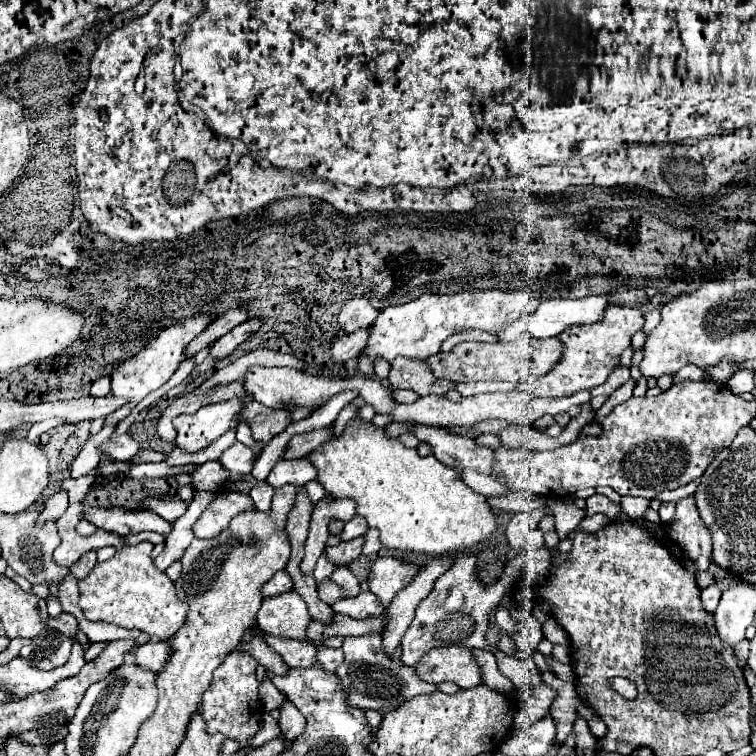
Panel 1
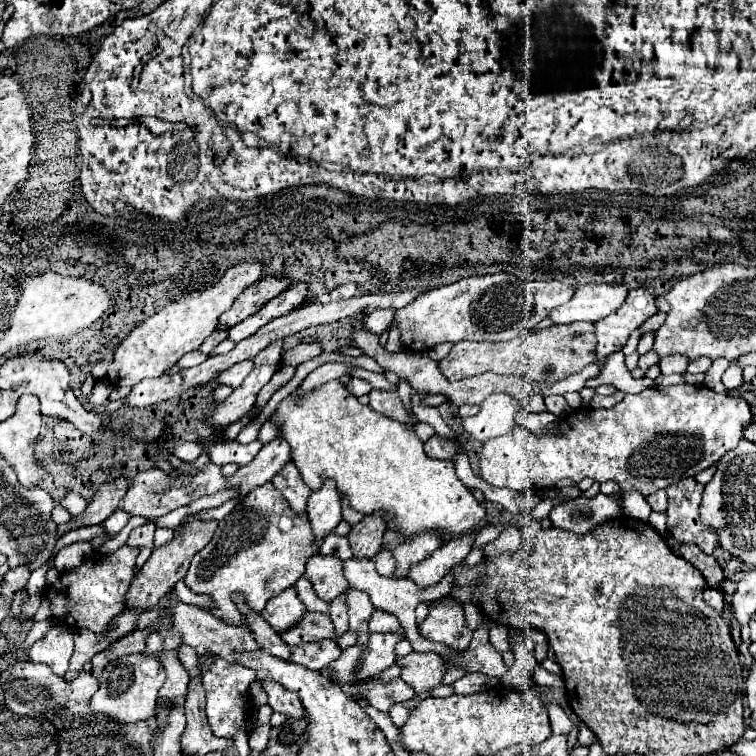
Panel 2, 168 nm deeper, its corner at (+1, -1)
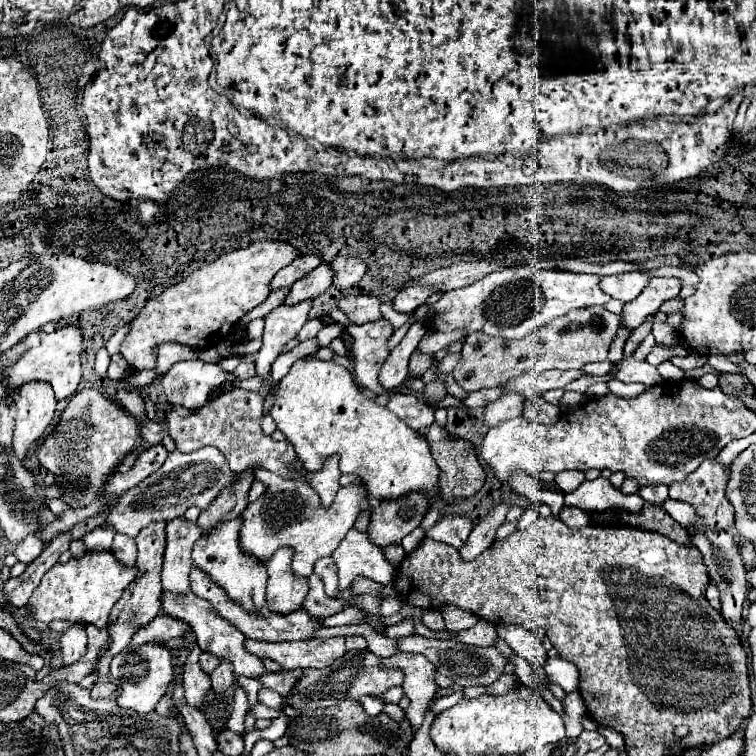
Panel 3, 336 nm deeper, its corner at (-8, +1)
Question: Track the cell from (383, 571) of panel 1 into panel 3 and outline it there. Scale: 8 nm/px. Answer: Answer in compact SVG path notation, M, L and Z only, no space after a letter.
M447 514L433 528L429 528L425 532L425 536L431 538L431 540L445 542L445 544L449 544L453 548L461 548L465 544L465 540L467 540L471 528L473 528L473 524L471 524L469 518L457 516L457 514L453 514L453 516Z

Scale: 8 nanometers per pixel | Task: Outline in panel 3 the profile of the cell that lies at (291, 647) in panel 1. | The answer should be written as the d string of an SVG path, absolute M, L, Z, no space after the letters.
M235 518L213 528L209 536L199 538L197 544L193 546L193 564L203 572L207 572L207 576L211 576L215 584L221 584L221 588L227 592L227 596L231 596L231 600L235 600L235 604L243 604L247 612L255 614L265 604L267 568L265 564L253 560L251 556L245 556L239 550L239 526L241 518Z

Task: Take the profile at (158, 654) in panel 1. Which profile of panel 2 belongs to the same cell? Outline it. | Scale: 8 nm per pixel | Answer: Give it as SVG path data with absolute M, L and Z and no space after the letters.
M180 646L180 650L178 650L178 658L180 658L180 662L182 662L182 666L188 670L188 672L196 672L198 670L198 662L200 662L200 656L196 654L196 650L194 648L190 648L190 646Z

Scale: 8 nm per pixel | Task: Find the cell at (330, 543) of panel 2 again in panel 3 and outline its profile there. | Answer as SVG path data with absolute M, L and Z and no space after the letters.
M351 528L333 552L333 560L339 568L339 588L345 590L355 576L367 576L381 584L391 584L397 576L395 566L385 558L367 534Z

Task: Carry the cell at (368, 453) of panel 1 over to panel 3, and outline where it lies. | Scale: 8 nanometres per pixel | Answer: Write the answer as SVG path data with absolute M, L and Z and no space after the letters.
M299 360L291 366L289 374L277 384L275 394L277 398L271 408L271 416L277 424L277 430L281 430L287 436L287 440L295 446L295 452L307 470L323 468L323 462L329 456L339 454L341 472L355 474L367 486L369 496L375 500L399 500L409 492L423 492L429 496L431 508L445 512L447 506L451 506L451 502L447 502L441 494L439 468L429 452L429 444L425 436L411 430L403 420L399 420L385 406L379 406L373 400L367 400L361 394L359 386L353 384L351 372L347 368L335 362L323 362L323 360L309 360L309 362Z

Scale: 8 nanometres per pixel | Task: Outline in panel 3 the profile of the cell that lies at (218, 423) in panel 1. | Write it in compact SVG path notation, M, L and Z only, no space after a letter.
M305 300L303 304L295 306L277 306L273 312L265 316L265 332L263 332L263 346L255 356L255 368L257 376L271 384L271 366L281 354L283 346L293 340L303 324L307 322L307 314L311 308L311 300Z

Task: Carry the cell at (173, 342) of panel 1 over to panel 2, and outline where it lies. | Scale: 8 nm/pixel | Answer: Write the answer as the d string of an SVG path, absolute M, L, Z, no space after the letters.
M262 260L238 262L232 268L228 268L216 284L200 292L190 292L182 296L180 300L168 302L162 310L158 310L144 322L136 324L126 334L126 338L120 342L120 346L114 352L114 360L108 368L108 380L114 386L136 386L144 378L162 376L164 370L176 364L184 354L198 350L202 342L218 328L220 314L226 312L234 304L234 300L250 284L258 282L262 276L264 276Z

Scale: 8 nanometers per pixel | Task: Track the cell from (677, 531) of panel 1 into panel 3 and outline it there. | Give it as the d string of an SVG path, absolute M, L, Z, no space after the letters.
M715 458L713 460L705 460L695 472L691 472L691 476L687 476L681 482L671 484L669 486L669 496L673 500L683 500L683 502L691 504L695 508L695 514L701 516L707 522L709 528L725 530L725 528L729 528L733 524L733 506L725 498L727 476L729 476L729 466L719 464Z

